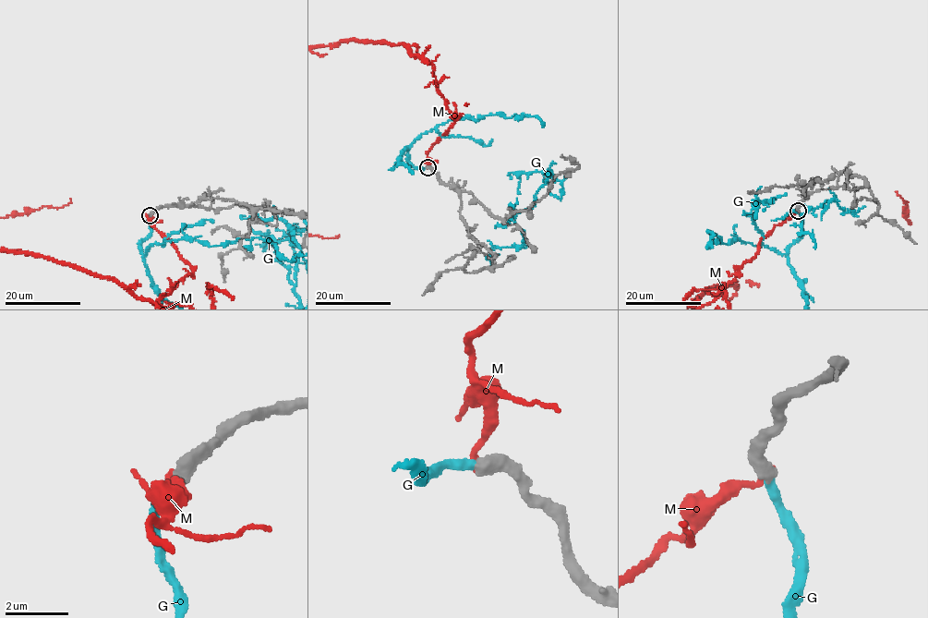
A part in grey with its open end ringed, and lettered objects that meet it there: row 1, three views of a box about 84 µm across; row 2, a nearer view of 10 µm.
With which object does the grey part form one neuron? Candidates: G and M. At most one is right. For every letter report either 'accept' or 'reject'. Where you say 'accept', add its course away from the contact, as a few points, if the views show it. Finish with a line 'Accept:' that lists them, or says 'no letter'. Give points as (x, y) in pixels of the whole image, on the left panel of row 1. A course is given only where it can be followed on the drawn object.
G: accept
M: reject
Accept: G

